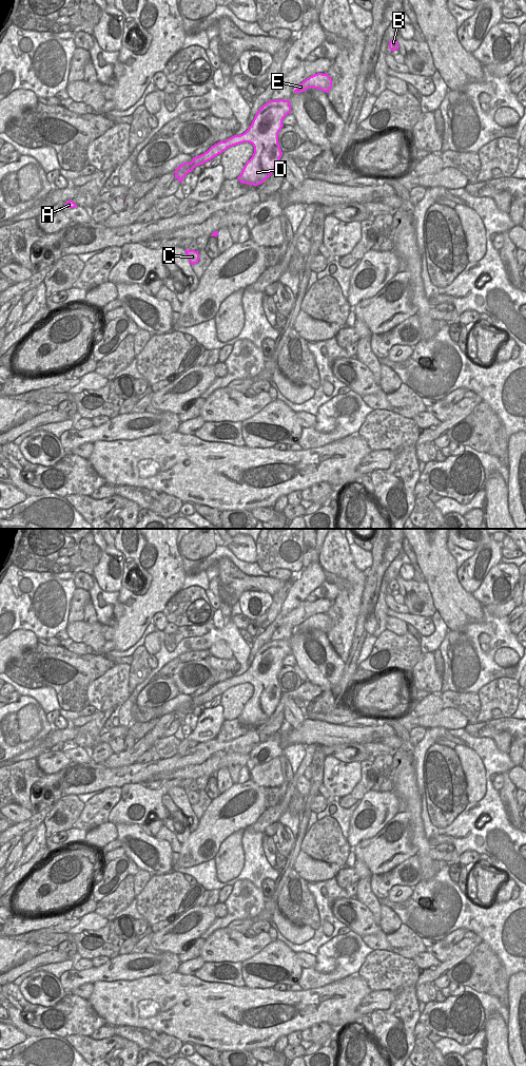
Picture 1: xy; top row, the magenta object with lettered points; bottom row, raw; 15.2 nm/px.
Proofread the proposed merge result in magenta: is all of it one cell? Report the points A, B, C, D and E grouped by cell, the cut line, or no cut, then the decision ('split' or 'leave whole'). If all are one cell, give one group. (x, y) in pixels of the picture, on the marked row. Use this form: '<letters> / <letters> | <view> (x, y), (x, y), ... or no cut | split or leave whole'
A / B C D E | xy (225, 141), (232, 146) | split

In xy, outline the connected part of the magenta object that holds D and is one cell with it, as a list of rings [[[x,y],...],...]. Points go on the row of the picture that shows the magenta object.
[[[270,100],[256,113],[249,129],[226,140],[233,146],[250,142],[254,147],[252,157],[237,177],[241,184],[258,186],[274,172],[281,157],[278,133],[284,118],[291,113],[290,100]]]

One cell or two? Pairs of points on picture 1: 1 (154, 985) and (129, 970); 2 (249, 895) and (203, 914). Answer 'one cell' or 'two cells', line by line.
1: two cells
2: two cells

